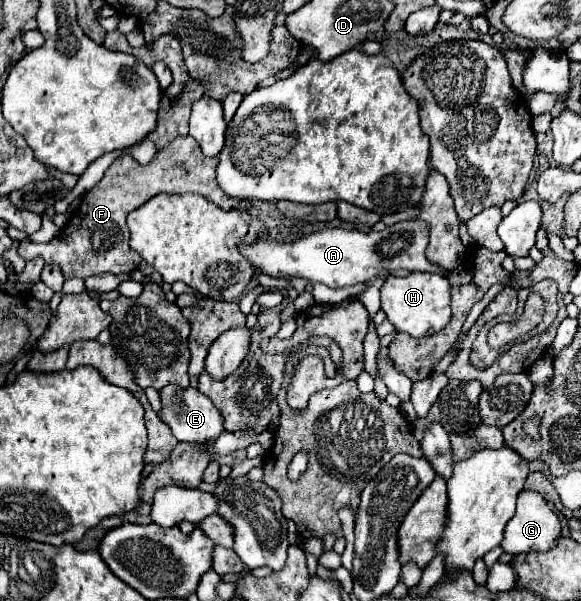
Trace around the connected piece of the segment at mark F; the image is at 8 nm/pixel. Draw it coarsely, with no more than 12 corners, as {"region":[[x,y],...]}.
{"region":[[178,137],[148,165],[118,157],[50,243],[20,241],[66,279],[140,265],[126,215],[158,193],[244,207],[218,157]]}

